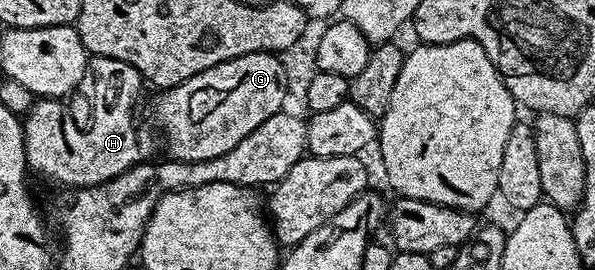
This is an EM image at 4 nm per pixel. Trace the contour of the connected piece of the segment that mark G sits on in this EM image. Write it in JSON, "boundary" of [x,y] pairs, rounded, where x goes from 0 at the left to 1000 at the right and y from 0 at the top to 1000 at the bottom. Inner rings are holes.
{"boundary":[[[432,189],[385,219],[309,300],[301,322],[274,333],[266,411],[272,422],[272,485],[279,496],[284,585],[321,604],[350,596],[356,581],[370,581],[370,567],[383,567],[383,552],[390,552],[390,537],[403,537],[403,522],[410,522],[410,507],[417,507],[430,463],[444,463],[450,433],[474,407],[477,337],[477,241],[466,200],[452,189]]]}

